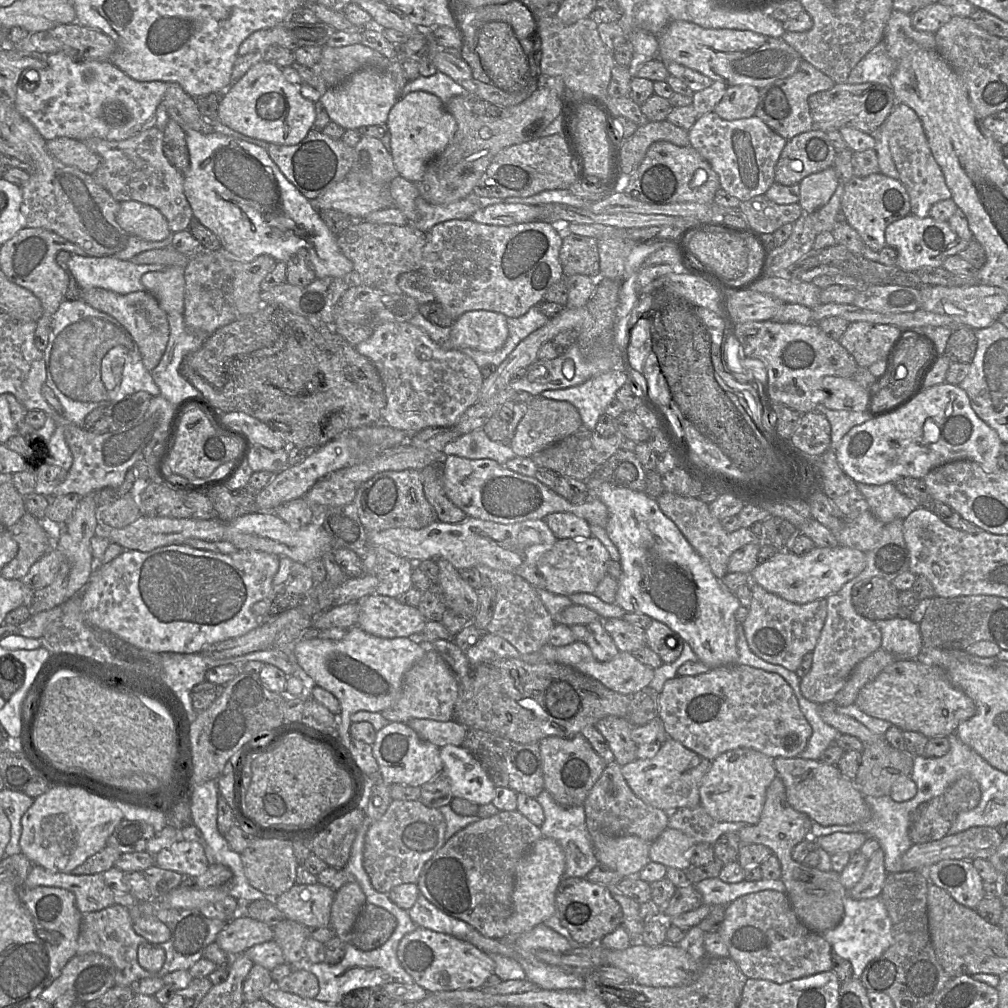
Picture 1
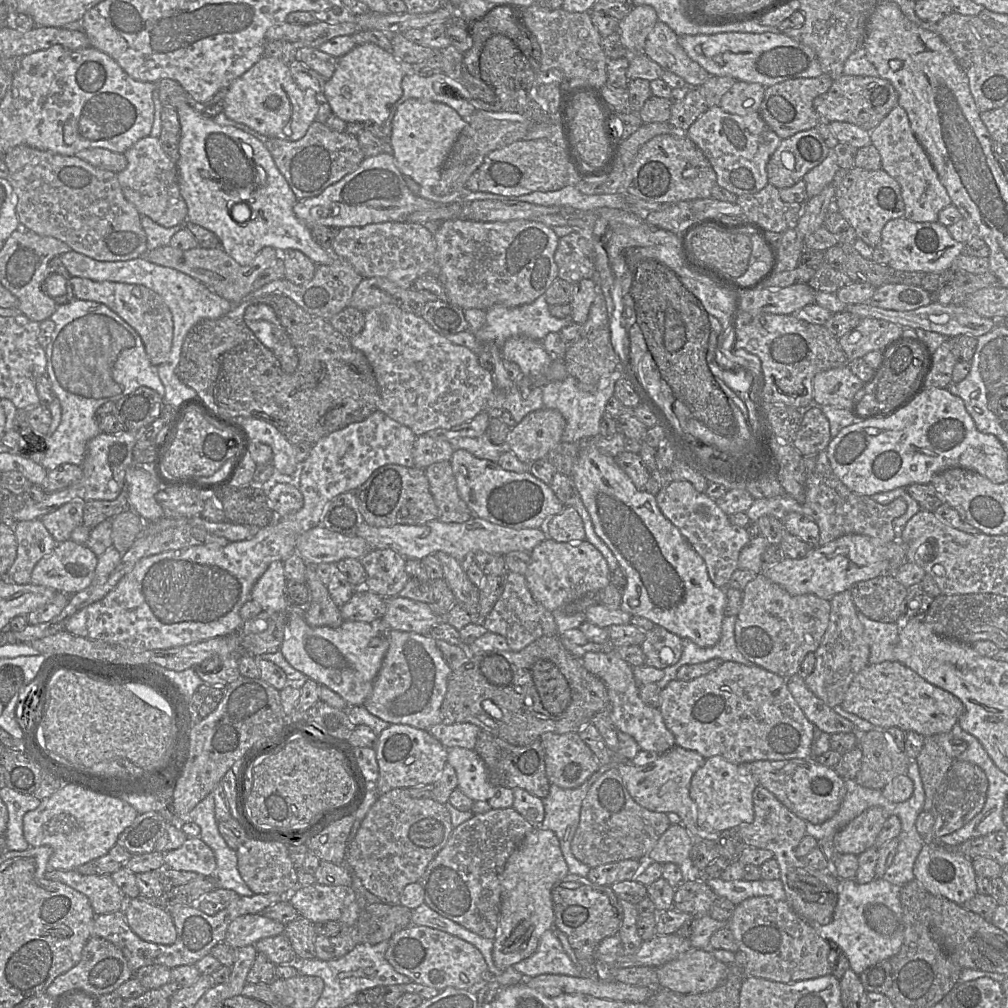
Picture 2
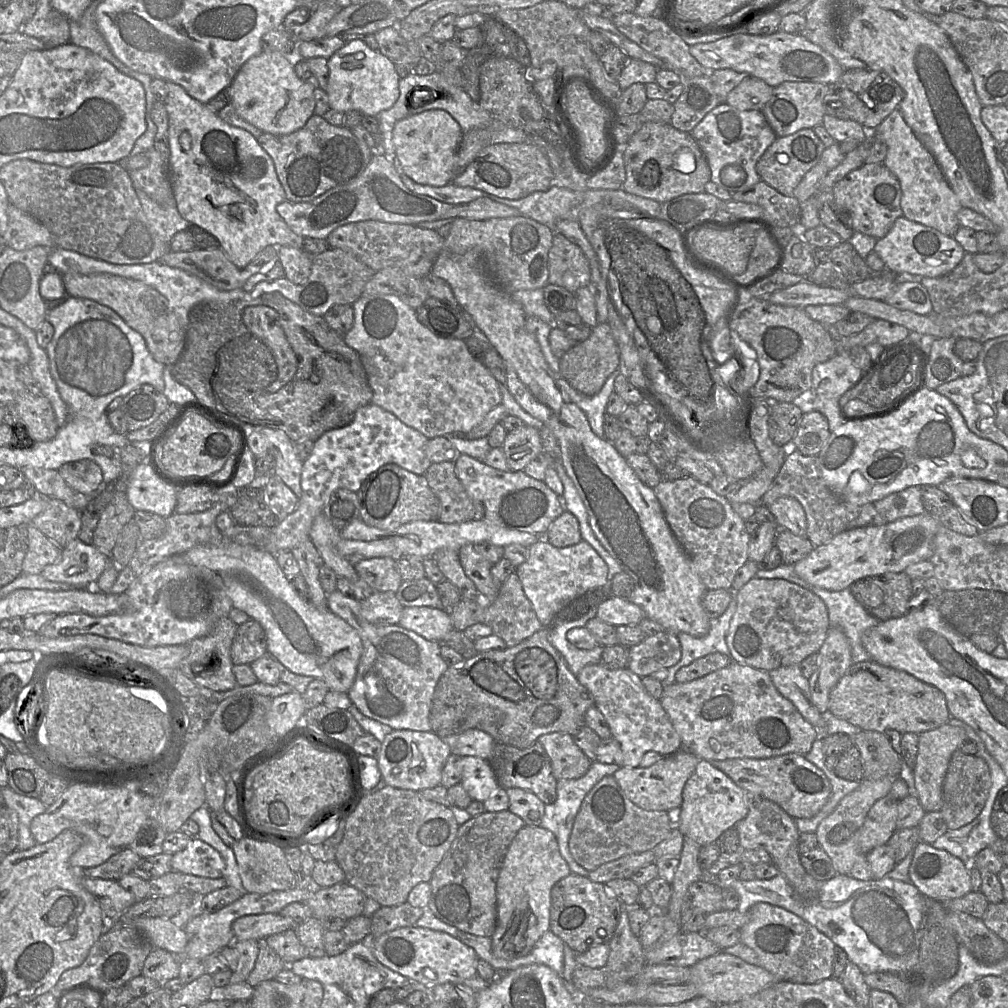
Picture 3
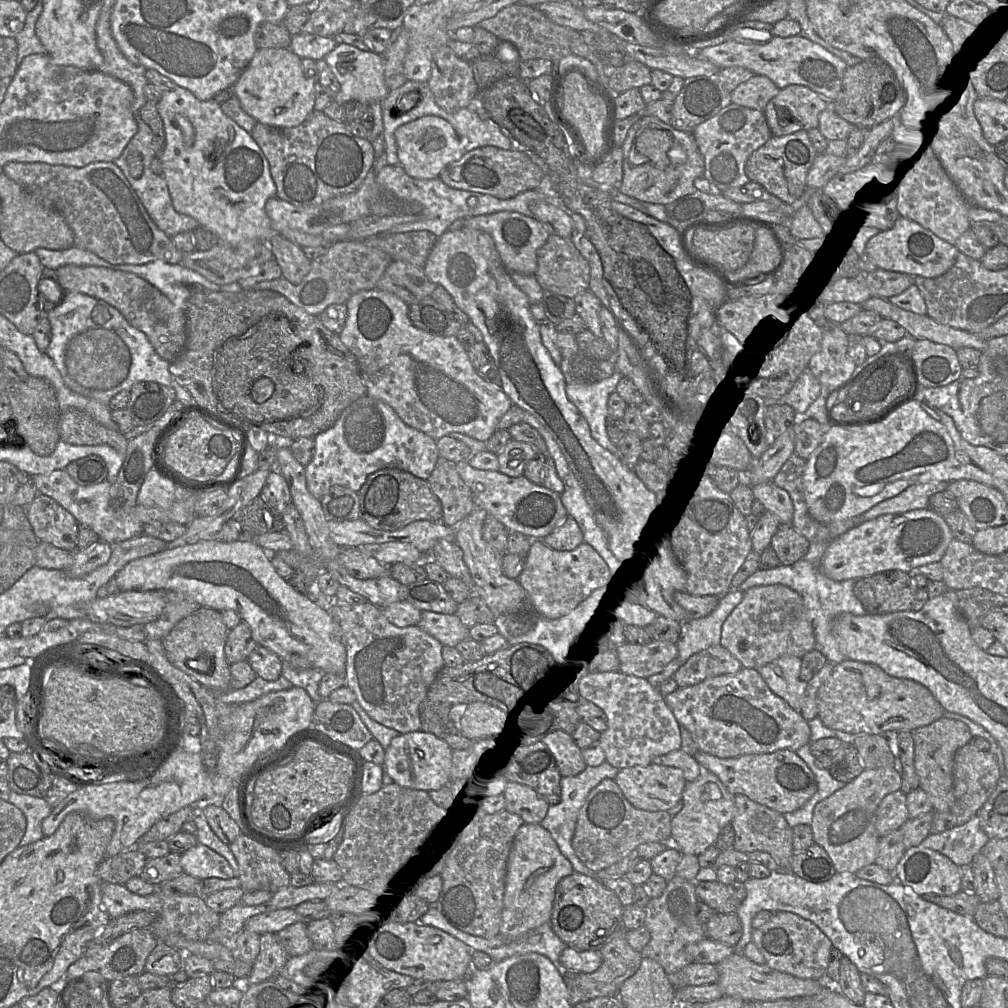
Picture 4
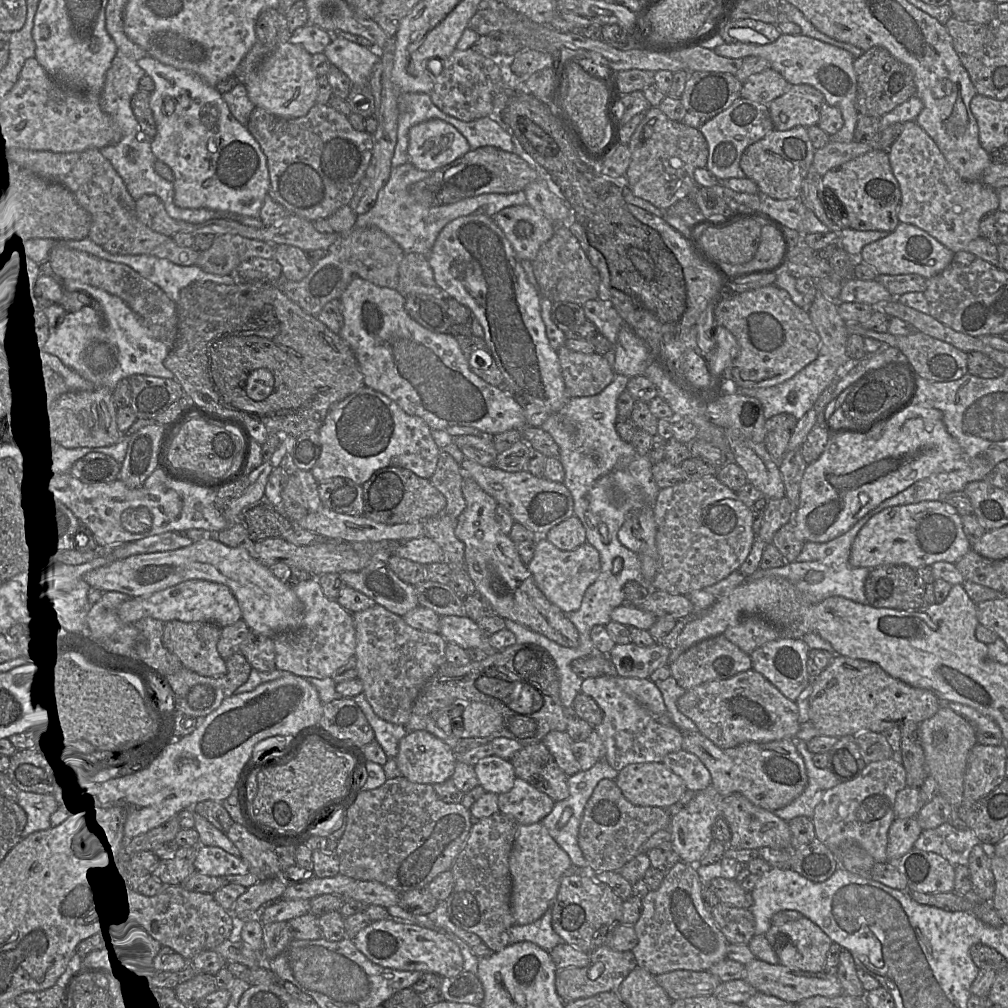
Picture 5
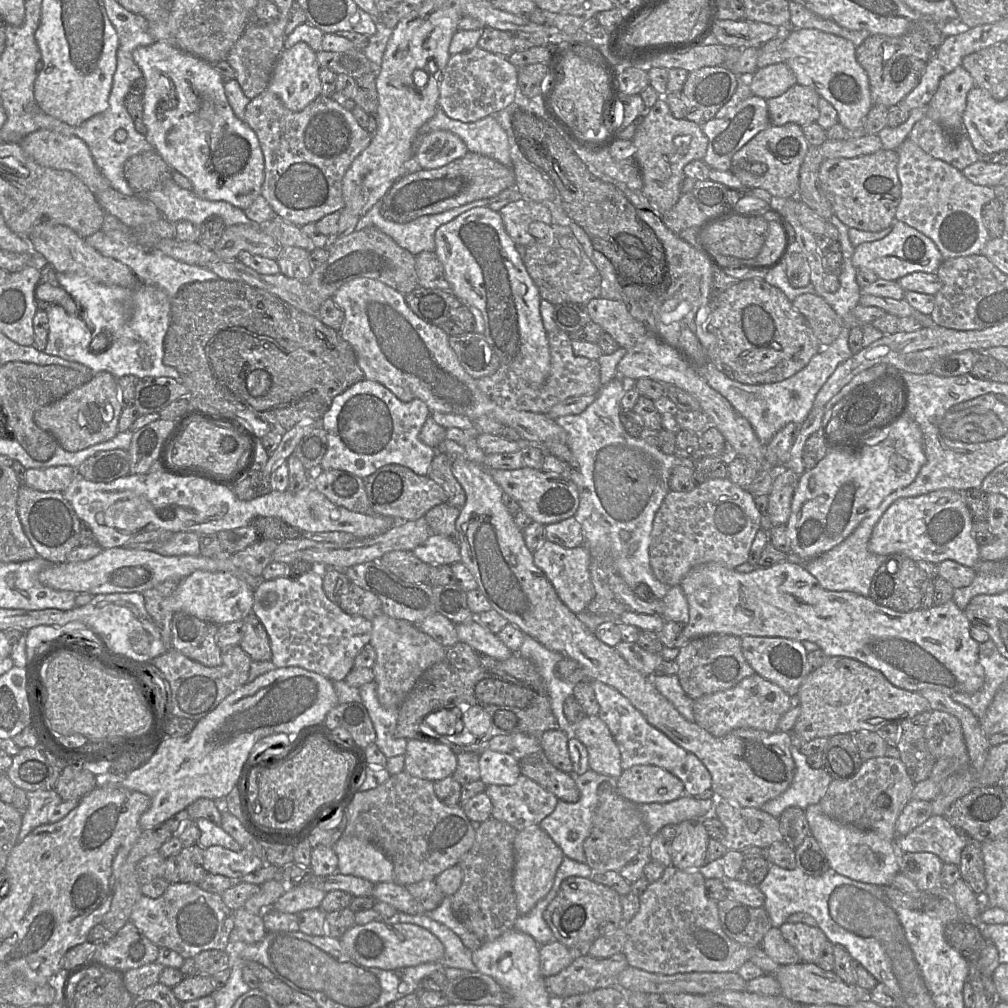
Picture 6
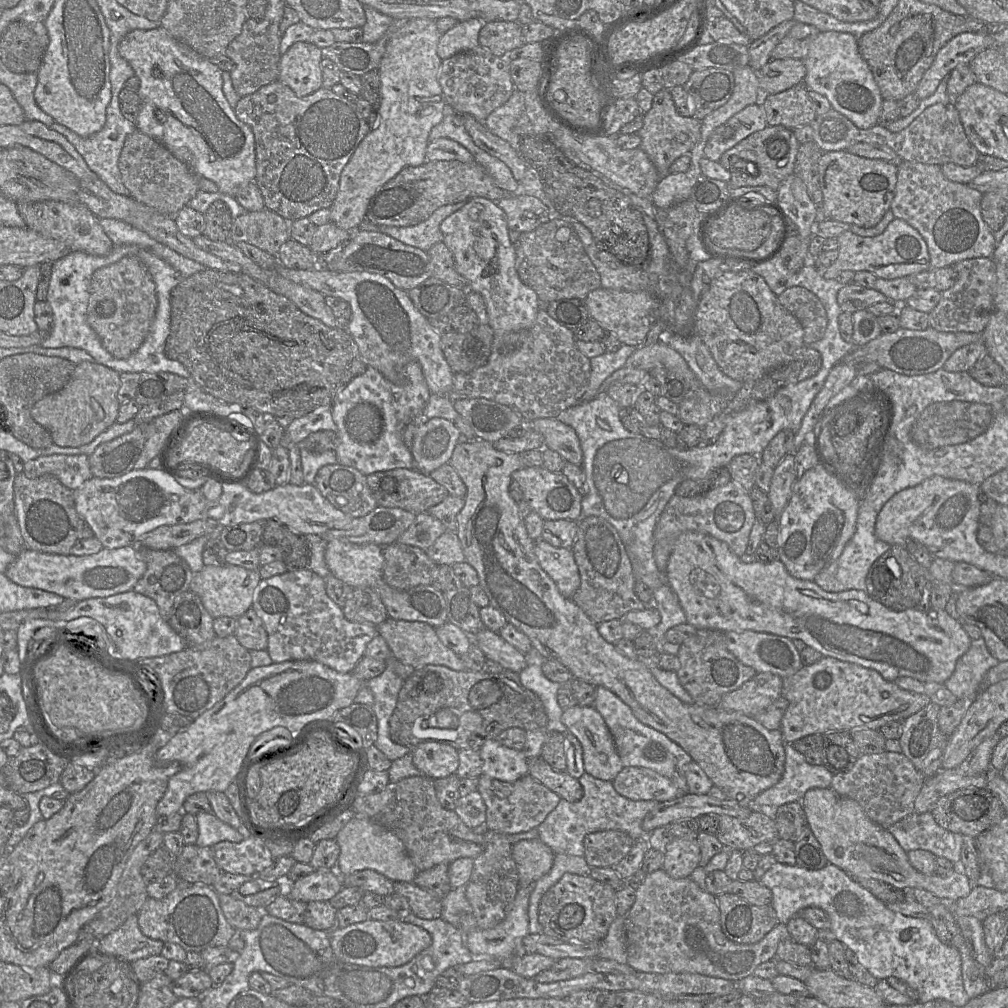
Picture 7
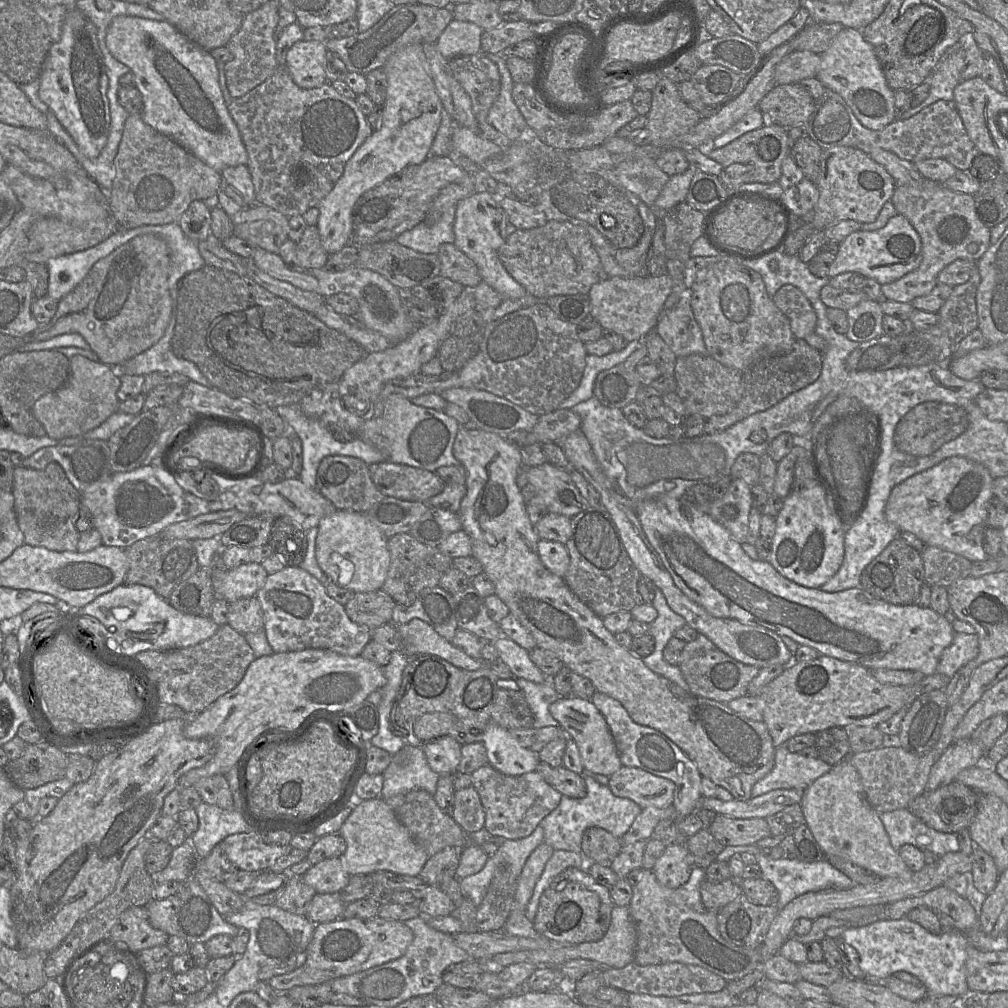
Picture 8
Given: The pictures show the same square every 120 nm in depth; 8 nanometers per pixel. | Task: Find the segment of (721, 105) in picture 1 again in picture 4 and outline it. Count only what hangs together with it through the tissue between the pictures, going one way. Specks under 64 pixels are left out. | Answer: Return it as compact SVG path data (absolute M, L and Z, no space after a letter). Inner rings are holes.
M756 74L731 92L731 103L764 111L768 102L779 90L768 77Z

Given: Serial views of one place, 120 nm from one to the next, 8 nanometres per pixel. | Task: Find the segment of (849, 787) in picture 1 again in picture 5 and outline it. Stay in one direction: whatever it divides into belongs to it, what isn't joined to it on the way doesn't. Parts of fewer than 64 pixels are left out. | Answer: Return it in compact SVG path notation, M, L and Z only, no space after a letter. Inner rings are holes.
M699 731L683 733L682 750L695 754L711 775L711 785L722 795L741 794L755 806L774 812L795 800L807 785L807 773L794 739L767 743L746 742L721 749Z

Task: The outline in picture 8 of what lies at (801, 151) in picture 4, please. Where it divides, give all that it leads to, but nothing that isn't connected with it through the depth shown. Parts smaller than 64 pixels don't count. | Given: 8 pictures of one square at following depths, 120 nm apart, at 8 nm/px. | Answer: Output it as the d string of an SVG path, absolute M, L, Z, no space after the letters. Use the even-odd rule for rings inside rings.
M765 117L763 127L743 134L724 147L714 148L708 152L708 157L722 166L723 170L718 178L727 193L743 184L770 184L779 181L782 163L787 155L791 154L793 145L788 129L769 123Z

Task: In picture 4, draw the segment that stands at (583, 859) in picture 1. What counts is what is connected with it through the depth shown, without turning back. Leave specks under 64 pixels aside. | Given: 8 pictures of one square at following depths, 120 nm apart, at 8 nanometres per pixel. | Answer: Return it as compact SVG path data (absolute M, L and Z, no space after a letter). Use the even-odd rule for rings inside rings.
M604 761L599 766L587 766L582 772L575 776L561 778L561 800L558 804L550 805L545 818L540 823L543 828L547 829L553 840L557 843L562 854L570 861L575 872L584 875L594 875L577 857L573 846L572 839L574 836L576 822L580 809L589 795L590 791L604 779L615 779L619 769L613 767Z

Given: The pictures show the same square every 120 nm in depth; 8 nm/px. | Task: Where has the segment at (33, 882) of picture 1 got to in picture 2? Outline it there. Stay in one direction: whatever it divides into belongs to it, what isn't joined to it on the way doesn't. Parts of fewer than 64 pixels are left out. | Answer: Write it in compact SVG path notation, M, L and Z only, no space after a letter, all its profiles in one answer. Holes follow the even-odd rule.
M48 863L48 868L45 873L45 877L49 880L62 882L70 886L71 888L79 891L80 893L84 894L89 899L95 915L123 911L123 908L127 901L126 896L122 893L120 888L115 884L115 882L113 881L110 875L82 875L76 872L75 870L69 870L69 871L55 870L49 868L49 863Z

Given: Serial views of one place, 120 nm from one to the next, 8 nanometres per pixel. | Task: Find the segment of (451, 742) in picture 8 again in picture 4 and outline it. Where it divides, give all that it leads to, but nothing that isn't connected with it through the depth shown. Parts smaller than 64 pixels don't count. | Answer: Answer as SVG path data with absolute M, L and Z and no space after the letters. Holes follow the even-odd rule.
M414 731L400 734L385 750L383 769L402 787L431 791L450 782L452 751L448 743L432 733Z

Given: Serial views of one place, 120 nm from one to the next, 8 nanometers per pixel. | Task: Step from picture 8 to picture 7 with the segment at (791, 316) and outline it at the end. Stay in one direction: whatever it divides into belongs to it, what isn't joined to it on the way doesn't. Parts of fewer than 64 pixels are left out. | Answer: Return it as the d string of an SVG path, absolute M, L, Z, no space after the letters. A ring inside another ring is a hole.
M790 287L783 291L778 300L801 324L804 331L803 341L806 346L823 338L828 318L819 298L803 287Z

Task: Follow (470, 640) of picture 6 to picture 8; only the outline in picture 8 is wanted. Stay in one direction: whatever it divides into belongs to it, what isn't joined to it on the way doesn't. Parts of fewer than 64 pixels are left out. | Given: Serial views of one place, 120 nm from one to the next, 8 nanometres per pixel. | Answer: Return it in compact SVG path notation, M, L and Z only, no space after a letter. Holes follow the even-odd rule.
M502 635L491 643L497 650L499 658L509 667L515 678L523 678L535 683L549 680L531 661L529 651L513 640Z

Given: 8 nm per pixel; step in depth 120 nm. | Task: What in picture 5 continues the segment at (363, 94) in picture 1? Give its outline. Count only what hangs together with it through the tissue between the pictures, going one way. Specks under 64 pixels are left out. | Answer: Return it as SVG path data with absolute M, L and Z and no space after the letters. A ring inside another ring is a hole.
M336 37L323 52L331 64L342 71L353 86L368 86L379 52L347 39Z

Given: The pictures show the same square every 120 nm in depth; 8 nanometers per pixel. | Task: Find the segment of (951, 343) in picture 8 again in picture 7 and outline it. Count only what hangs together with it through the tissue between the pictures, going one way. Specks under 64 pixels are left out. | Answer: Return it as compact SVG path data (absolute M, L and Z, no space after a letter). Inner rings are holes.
M973 258L953 264L957 280L952 287L941 292L941 298L929 313L930 327L940 332L982 333L994 309L994 294L997 283L996 265L992 258Z

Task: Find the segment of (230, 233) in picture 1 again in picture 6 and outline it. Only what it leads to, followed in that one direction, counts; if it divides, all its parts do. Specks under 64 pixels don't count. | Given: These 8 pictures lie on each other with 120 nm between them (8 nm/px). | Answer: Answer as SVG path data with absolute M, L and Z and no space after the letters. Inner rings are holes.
M155 41L149 46L141 46L133 51L133 59L143 73L146 82L143 97L143 122L147 128L145 137L153 146L154 150L164 159L164 161L183 176L187 177L192 184L192 191L200 198L209 201L225 201L243 211L247 209L254 200L261 194L264 181L264 156L256 133L240 118L238 118L228 103L224 82L214 68L213 64L202 60L180 48L163 41Z

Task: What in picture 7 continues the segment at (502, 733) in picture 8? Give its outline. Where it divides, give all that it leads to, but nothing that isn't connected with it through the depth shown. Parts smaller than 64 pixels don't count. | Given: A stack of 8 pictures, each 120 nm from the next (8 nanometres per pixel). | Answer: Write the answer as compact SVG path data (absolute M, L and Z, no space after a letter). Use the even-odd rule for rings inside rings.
M495 739L480 748L483 774L504 782L514 782L529 774L529 759L522 750L509 748Z

